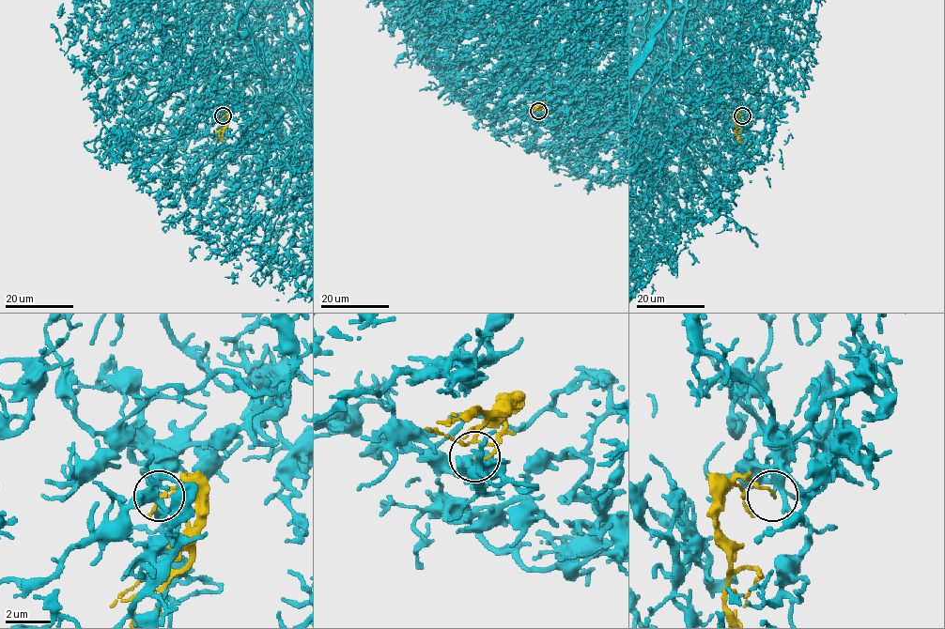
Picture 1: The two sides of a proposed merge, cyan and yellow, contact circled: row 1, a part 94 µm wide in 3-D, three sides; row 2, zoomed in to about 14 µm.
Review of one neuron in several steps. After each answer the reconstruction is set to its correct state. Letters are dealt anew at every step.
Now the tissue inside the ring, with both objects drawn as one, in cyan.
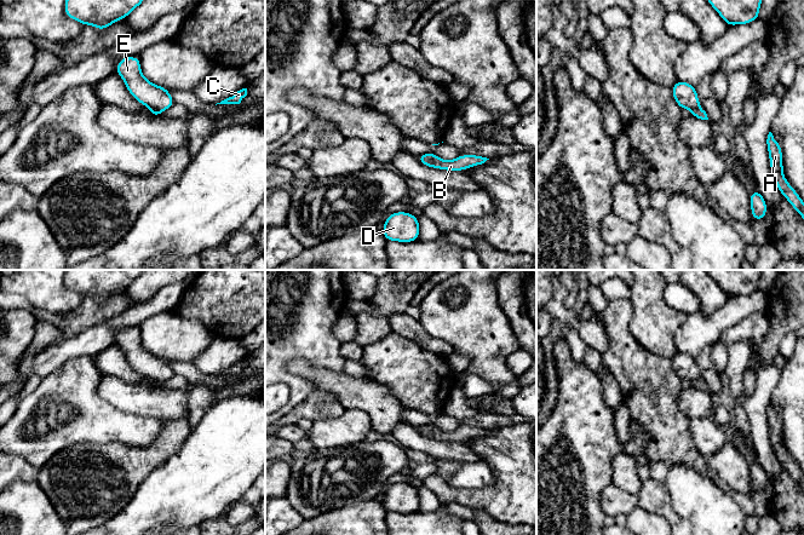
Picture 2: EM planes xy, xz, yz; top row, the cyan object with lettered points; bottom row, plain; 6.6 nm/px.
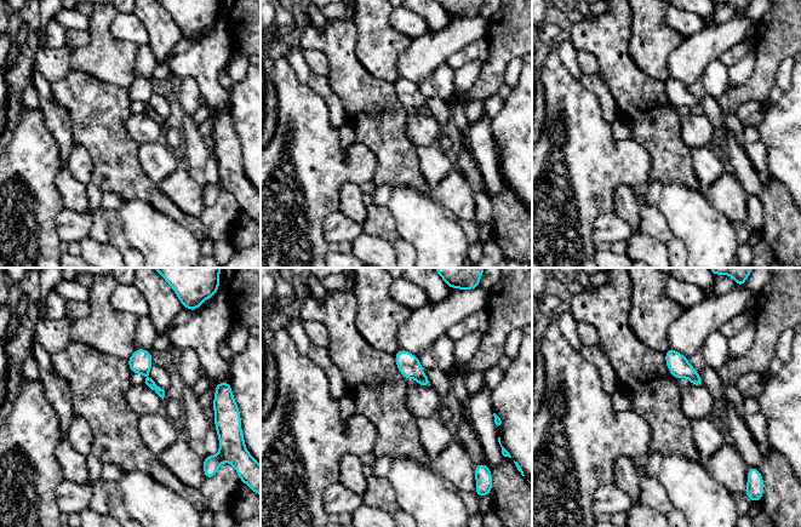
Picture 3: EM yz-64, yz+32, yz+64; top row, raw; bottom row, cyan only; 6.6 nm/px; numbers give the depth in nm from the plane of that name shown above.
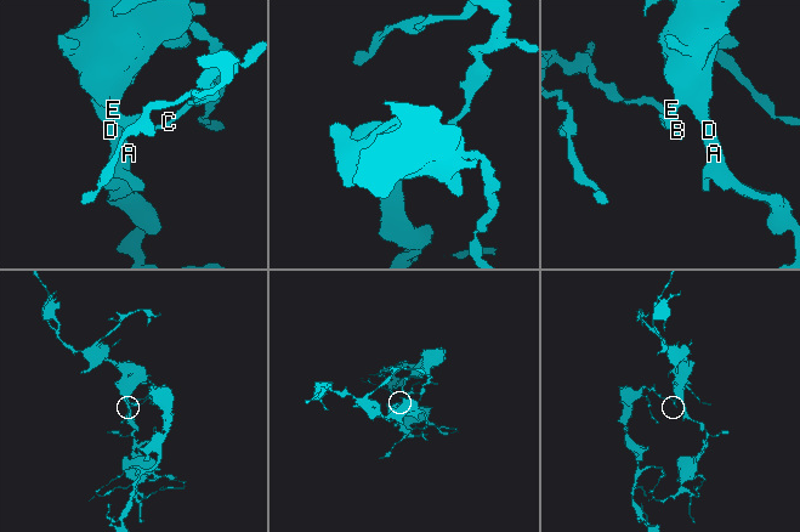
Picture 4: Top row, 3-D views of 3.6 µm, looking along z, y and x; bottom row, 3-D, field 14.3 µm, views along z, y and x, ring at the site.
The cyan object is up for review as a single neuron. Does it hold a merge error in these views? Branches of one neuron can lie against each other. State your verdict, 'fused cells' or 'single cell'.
fused cells

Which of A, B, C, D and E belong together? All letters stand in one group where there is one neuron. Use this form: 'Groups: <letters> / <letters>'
Groups: A D E / B C

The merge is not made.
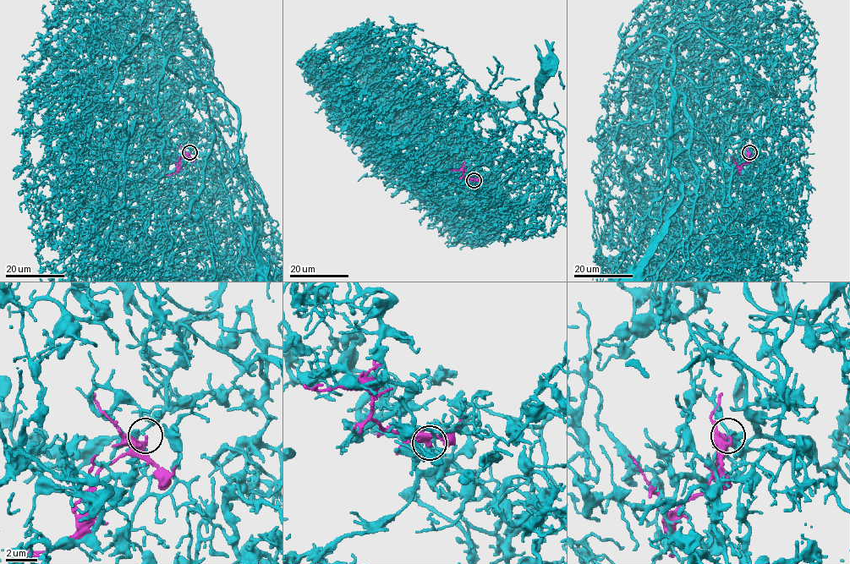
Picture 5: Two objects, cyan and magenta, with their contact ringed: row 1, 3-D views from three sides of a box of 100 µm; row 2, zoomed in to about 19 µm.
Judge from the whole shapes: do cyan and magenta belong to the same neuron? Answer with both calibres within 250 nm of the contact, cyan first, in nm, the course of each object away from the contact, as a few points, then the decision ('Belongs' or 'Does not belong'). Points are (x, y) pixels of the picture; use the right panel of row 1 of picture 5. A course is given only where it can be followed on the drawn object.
Thickness 320 nm (cyan) against 280 nm. Course of cyan: (750, 152), (760, 145), (760, 112), (721, 111), (666, 66), (670, 55), (670, 163), (682, 199). Course of magenta: (749, 152), (740, 166), (739, 175). Does not belong

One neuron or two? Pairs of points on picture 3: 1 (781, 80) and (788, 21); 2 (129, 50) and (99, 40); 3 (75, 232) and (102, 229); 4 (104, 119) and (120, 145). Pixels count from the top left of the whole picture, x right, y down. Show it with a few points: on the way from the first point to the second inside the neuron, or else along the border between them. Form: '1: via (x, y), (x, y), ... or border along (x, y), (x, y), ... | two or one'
1: border along (788, 56), (778, 67), (774, 84) | two
2: via (121, 50), (109, 50), (107, 47) | one
3: border along (91, 213), (91, 227), (86, 235) | two
4: via (104, 125), (104, 130), (114, 139) | one

